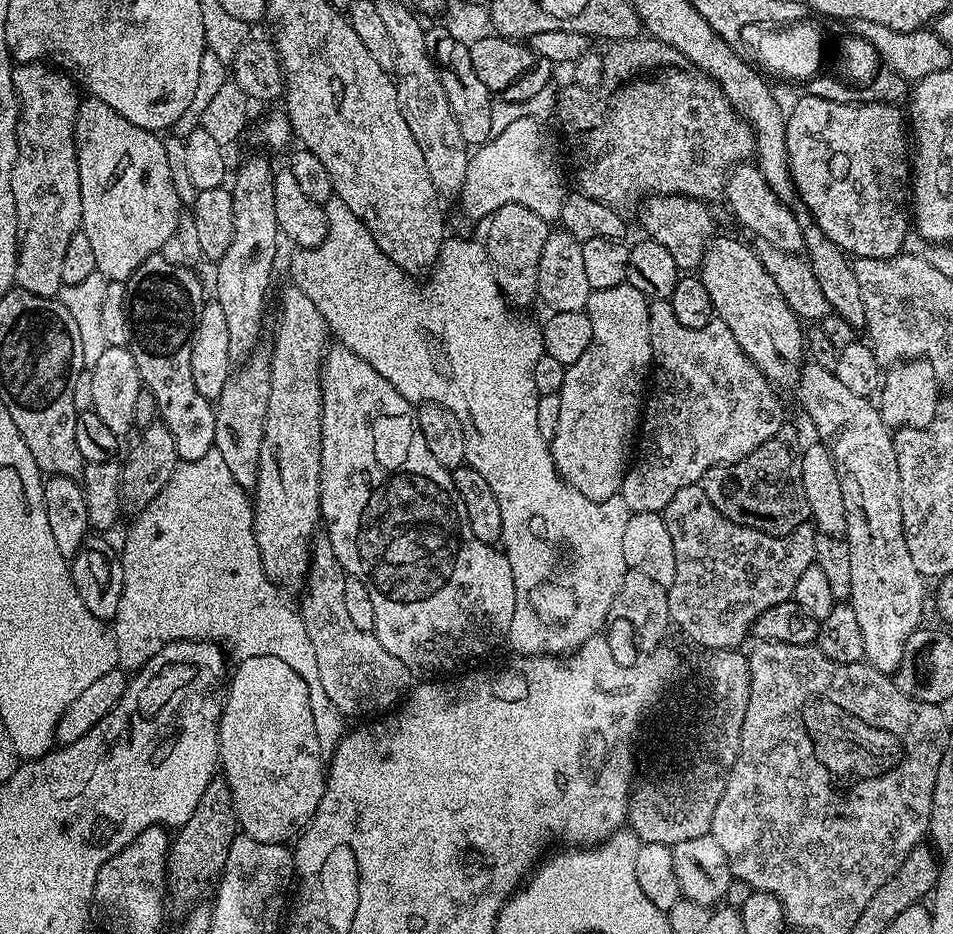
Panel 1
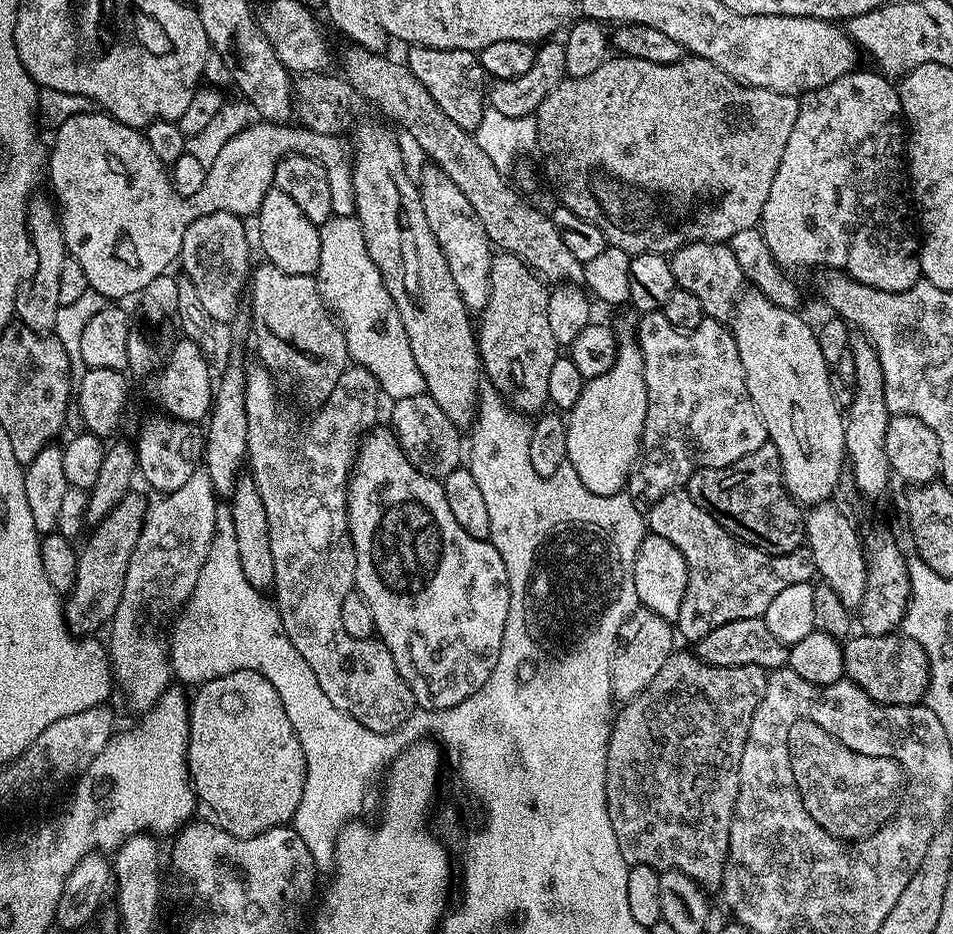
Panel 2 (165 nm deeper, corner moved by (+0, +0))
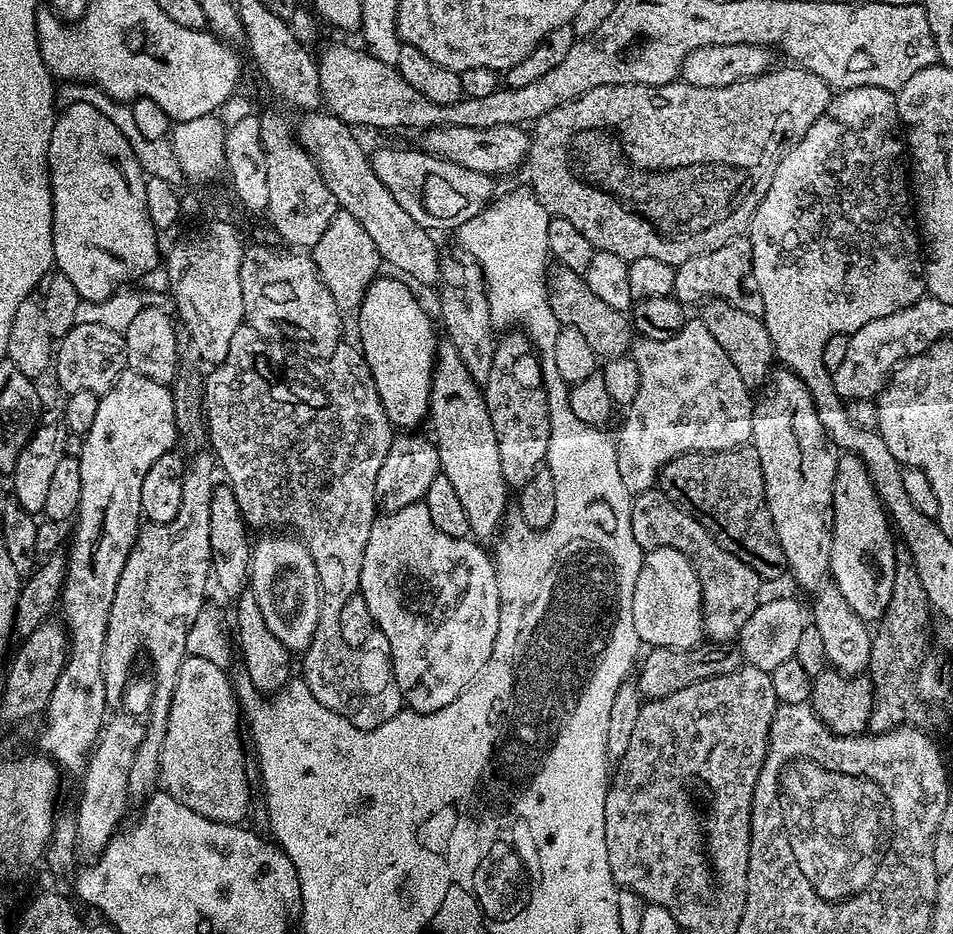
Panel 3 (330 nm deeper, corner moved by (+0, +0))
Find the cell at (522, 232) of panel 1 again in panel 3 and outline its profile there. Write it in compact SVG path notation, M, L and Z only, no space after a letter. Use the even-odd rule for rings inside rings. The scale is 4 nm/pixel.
M516 330L507 334L509 336L499 337L490 374L483 381L482 391L490 414L490 426L494 426L494 438L498 438L502 474L509 489L519 490L534 479L547 461L552 427L541 357L534 351L533 342L527 335L519 336Z

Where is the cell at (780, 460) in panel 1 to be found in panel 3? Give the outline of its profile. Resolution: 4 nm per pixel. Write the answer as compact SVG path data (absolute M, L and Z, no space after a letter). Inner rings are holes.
M745 446L682 454L660 469L658 488L666 494L666 498L700 520L709 534L730 550L734 558L742 558L750 570L767 580L785 575L788 563L766 506L762 462L756 448Z

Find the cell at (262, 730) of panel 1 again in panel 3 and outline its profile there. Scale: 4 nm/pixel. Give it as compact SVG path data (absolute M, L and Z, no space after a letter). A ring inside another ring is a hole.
M187 655L176 675L176 685L170 689L170 699L166 704L166 723L163 725L164 737L160 740L160 780L163 791L167 792L173 800L182 802L182 806L190 806L194 814L202 814L202 818L210 818L214 822L223 824L240 824L243 816L248 812L248 803L252 800L252 788L248 785L248 772L244 769L244 752L240 749L240 732L236 727L240 724L240 708L232 697L232 684L223 672L221 665L214 660L207 660L205 656Z

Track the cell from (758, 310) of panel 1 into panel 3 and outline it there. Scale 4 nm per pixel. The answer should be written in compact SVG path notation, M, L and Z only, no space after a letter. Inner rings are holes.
M787 370L773 371L763 385L763 392L764 397L761 400L759 397L755 401L752 410L752 438L750 444L751 447L758 450L758 458L762 462L762 478L766 486L766 506L770 510L770 518L774 522L774 530L778 534L778 542L782 546L782 554L788 563L787 571L801 589L809 588L809 590L815 590L825 583L826 577L830 572L830 550L832 549L832 487L834 486L838 449L825 434L822 422L818 422L818 410L814 410L814 398L810 398L810 390L806 390L804 383L794 373Z

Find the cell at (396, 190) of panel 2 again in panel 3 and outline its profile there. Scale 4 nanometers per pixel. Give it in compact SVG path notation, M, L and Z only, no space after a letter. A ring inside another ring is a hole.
M447 342L439 345L438 359L432 371L427 419L430 424L432 420L430 436L438 450L441 473L450 478L454 490L458 493L462 510L466 510L466 518L470 521L471 535L480 542L488 539L491 541L501 531L506 513L509 511L507 508L510 489L502 474L502 458L498 458L498 438L494 438L494 426L490 426L490 414L481 385L470 374L470 370L466 370L462 358L458 358L458 350L454 350L454 346Z

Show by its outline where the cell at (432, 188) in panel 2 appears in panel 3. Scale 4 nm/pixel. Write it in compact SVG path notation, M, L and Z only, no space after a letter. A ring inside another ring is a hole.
M445 259L440 266L440 318L448 331L447 343L458 350L458 358L470 370L470 374L483 382L488 379L494 350L498 343L497 333L492 333L494 321L487 300L487 286L484 284L483 271L476 262L459 264L456 260Z

